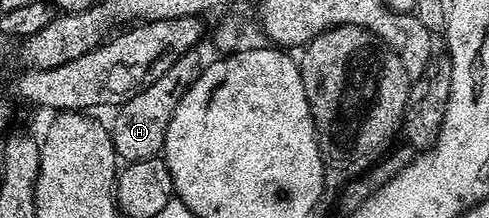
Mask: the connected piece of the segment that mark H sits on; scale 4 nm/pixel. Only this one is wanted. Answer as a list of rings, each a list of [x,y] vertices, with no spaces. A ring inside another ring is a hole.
[[[198,50],[187,51],[157,81],[150,83],[141,93],[135,94],[129,102],[118,108],[117,117],[113,125],[111,124],[110,132],[114,141],[115,154],[122,162],[156,158],[162,152],[169,121],[172,120],[181,97],[203,72],[205,61],[199,54]]]

